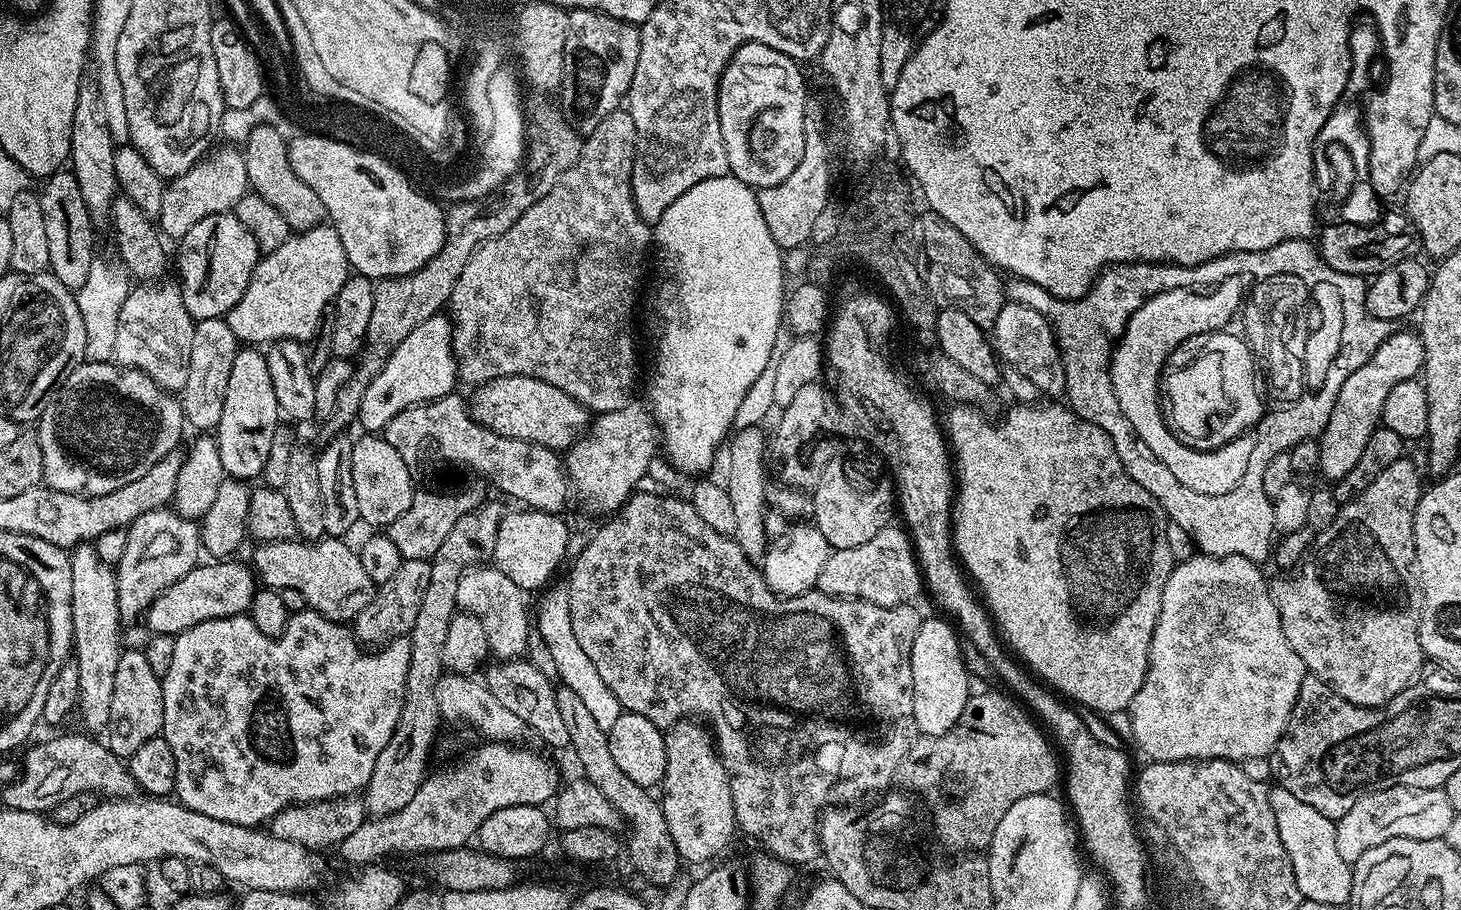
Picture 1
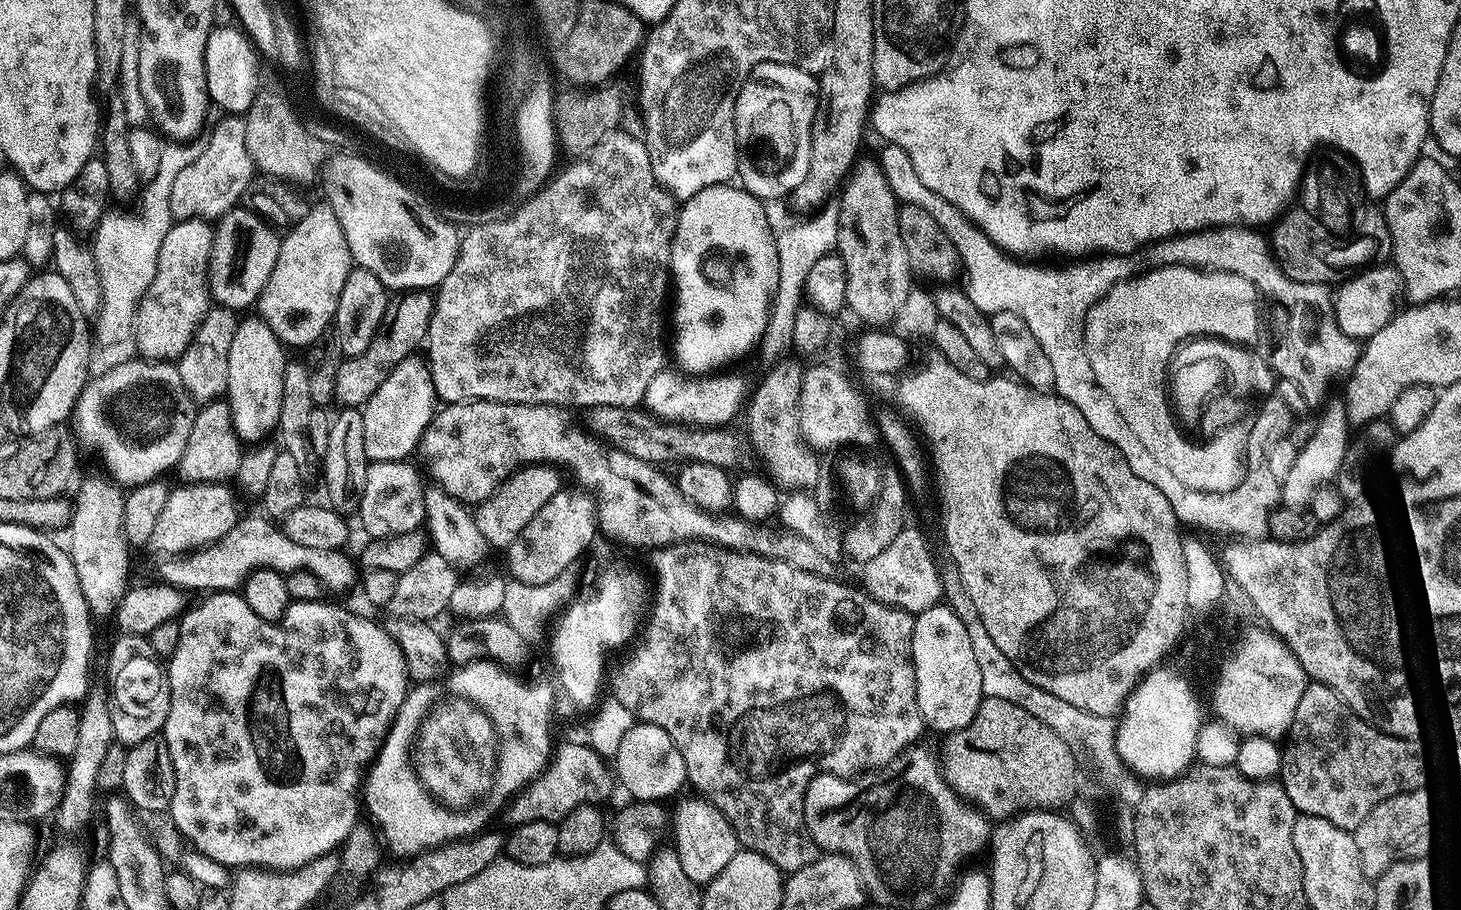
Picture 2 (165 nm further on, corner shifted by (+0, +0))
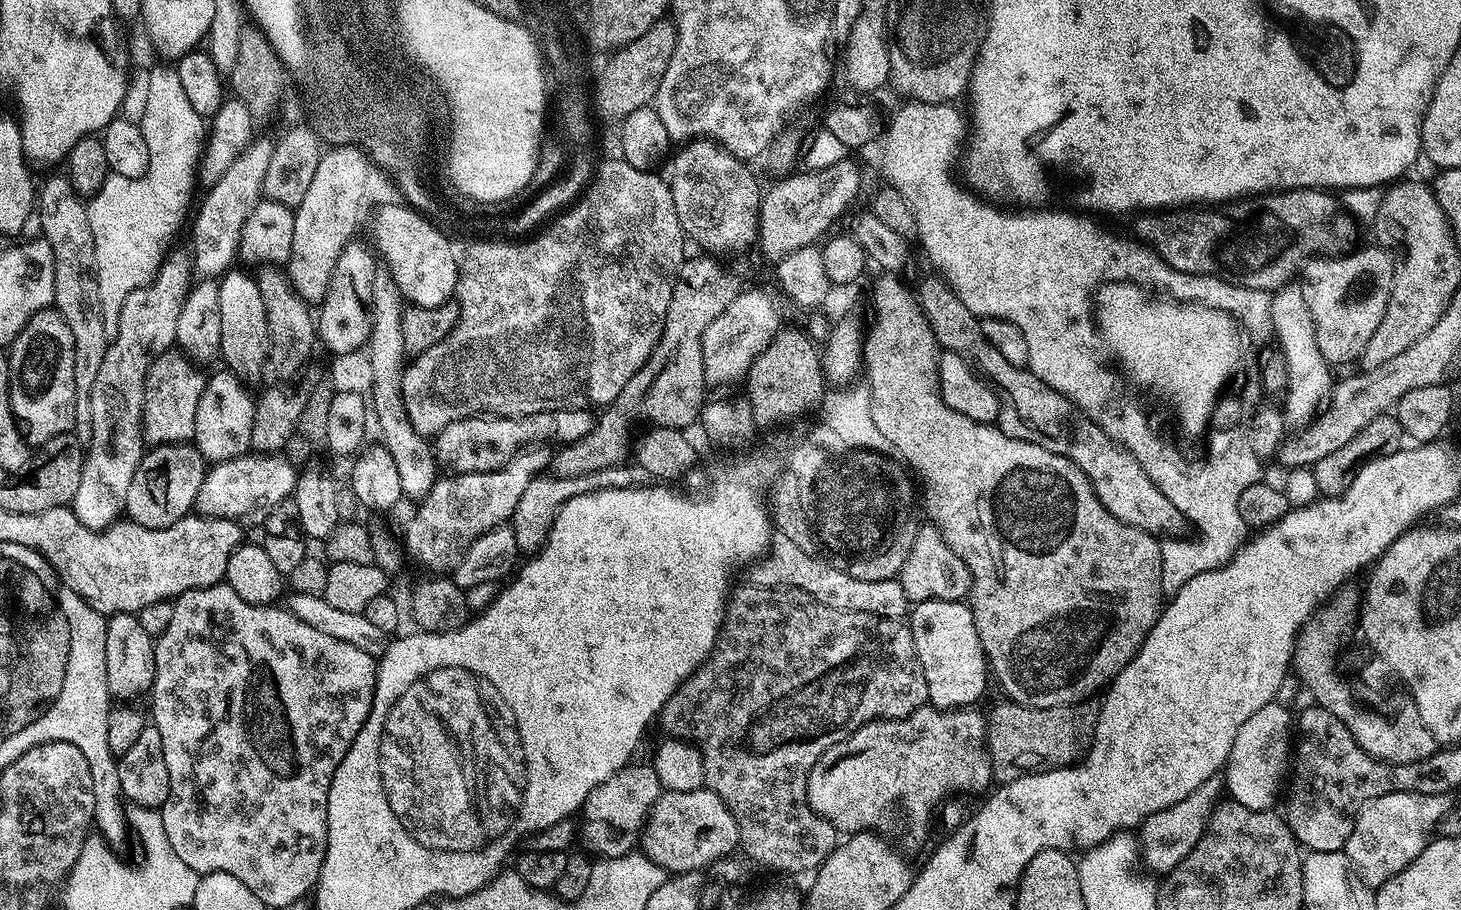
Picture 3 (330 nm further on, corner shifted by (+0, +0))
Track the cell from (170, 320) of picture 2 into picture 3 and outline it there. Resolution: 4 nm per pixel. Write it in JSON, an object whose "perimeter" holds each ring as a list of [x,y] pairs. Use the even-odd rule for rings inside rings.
{"perimeter":[[[253,139],[239,158],[218,178],[214,187],[203,193],[204,201],[192,220],[192,256],[190,260],[197,268],[204,271],[208,278],[220,278],[237,263],[238,247],[242,226],[250,210],[262,199],[262,178],[266,174],[266,166],[270,166],[273,141]]]}

